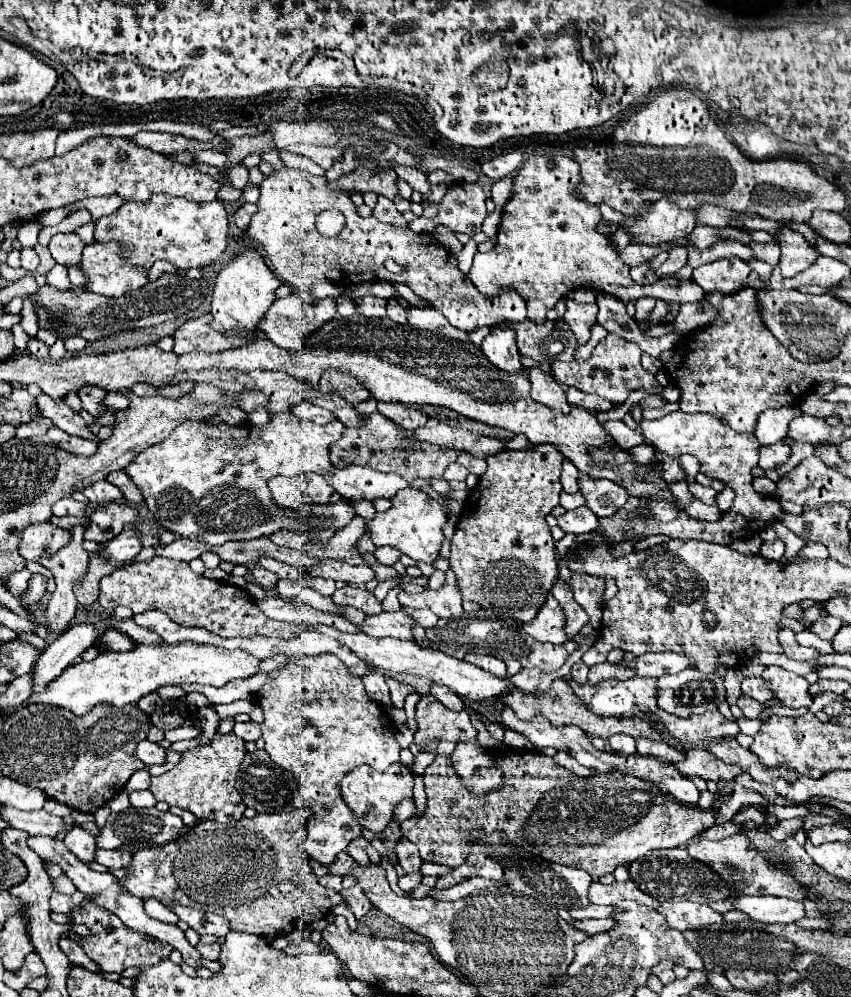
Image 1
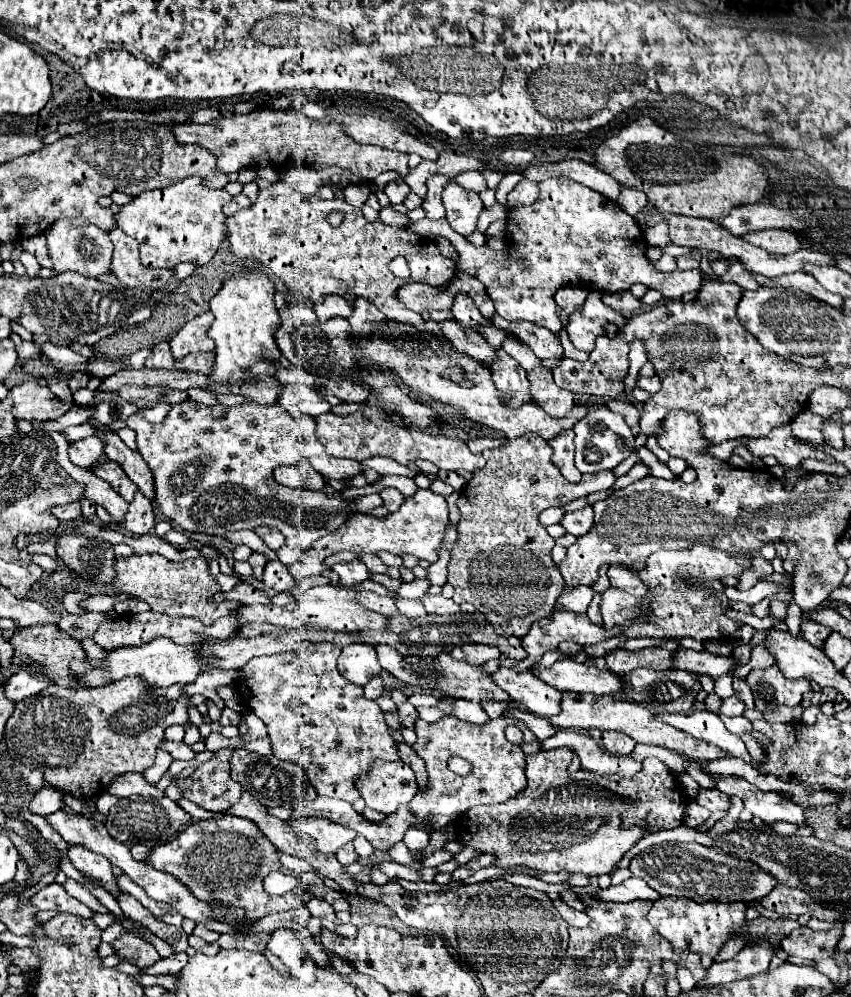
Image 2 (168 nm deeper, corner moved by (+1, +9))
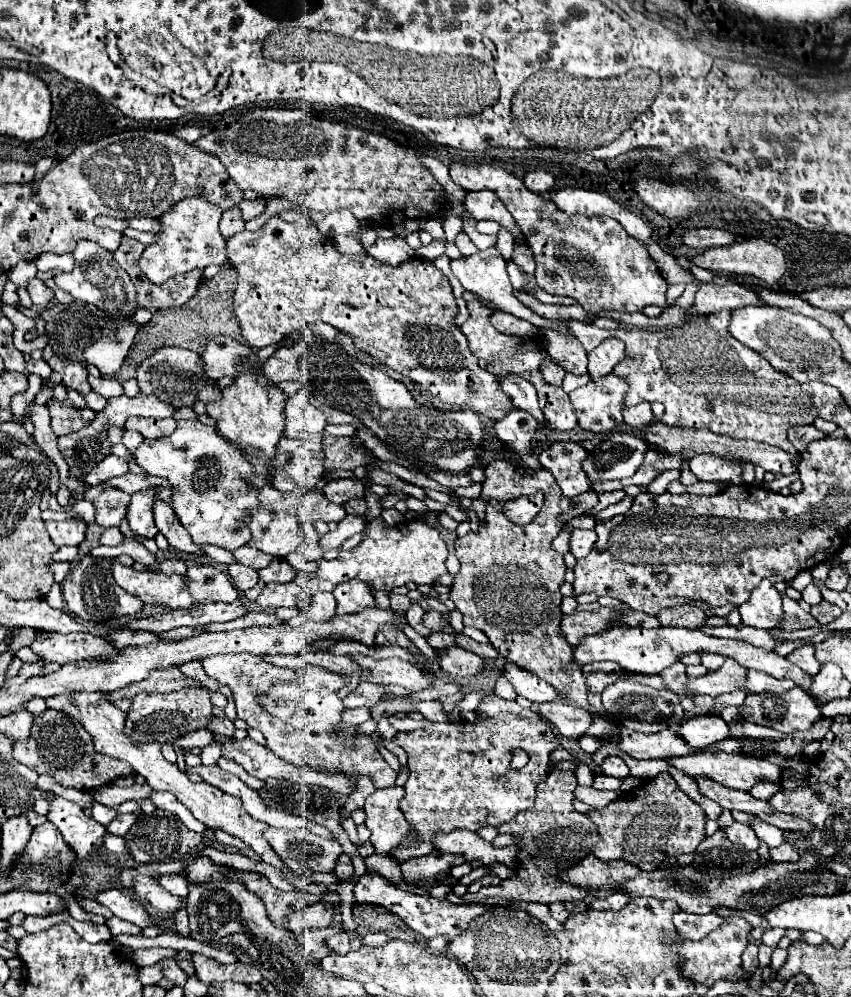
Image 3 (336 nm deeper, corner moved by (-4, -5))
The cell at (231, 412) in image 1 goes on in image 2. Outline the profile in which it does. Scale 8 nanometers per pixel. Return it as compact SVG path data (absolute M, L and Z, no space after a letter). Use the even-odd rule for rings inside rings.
M161 402L151 409L139 410L137 413L139 413L151 423L159 423L166 417L167 412L170 410L170 408L170 404Z

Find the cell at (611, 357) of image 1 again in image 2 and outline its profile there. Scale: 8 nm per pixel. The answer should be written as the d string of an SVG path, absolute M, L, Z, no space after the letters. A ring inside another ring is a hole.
M605 335L597 337L595 349L591 351L587 361L575 361L575 359L567 359L563 357L555 367L553 367L553 377L555 383L563 389L569 389L575 395L583 395L583 397L591 397L595 401L609 401L609 399L619 399L621 397L621 385L623 379L627 375L628 353L630 347L627 342L622 339L609 339Z

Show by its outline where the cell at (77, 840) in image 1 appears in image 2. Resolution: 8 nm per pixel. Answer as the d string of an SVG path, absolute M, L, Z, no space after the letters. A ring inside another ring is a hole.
M71 845L69 859L83 875L103 881L107 891L113 893L117 889L115 877L111 873L111 863L105 857L99 857L99 853L91 853L89 849L83 849L83 845Z

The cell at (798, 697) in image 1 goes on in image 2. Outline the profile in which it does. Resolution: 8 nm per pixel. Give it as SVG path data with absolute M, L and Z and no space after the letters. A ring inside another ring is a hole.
M777 665L767 669L753 669L747 675L747 683L753 689L755 705L761 713L771 709L771 705L797 705L801 703L803 693L811 691L811 685L805 677L789 679Z

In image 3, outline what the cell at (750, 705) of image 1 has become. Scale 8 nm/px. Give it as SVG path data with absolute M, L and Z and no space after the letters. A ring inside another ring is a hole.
M692 717L676 727L676 737L684 739L692 749L700 749L728 739L728 723L720 717Z

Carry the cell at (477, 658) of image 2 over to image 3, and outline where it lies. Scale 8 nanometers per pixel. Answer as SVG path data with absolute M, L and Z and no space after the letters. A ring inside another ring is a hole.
M450 645L450 647L444 647L438 651L440 655L440 667L444 673L448 675L458 675L458 677L472 677L472 675L478 675L484 667L484 661L470 653L470 651L464 651L462 647L456 647L456 645Z

